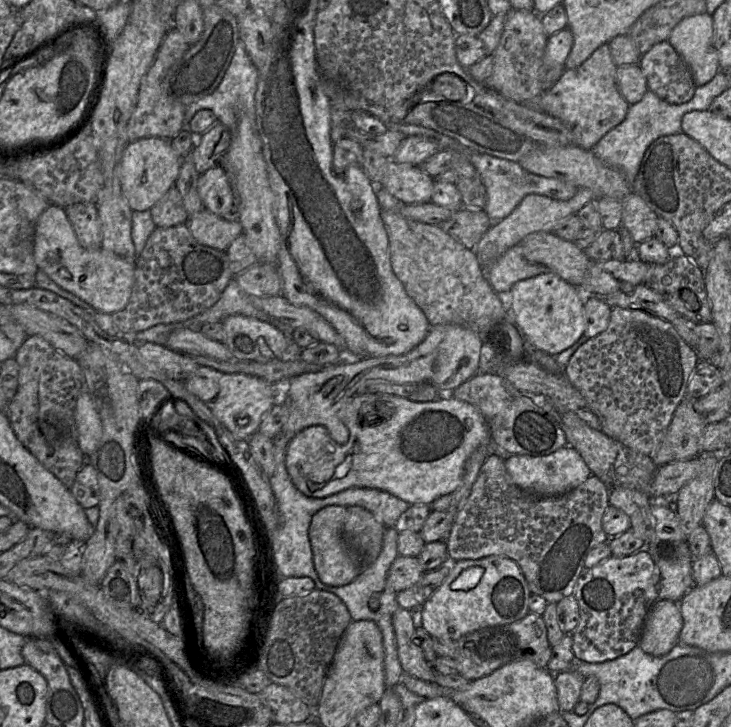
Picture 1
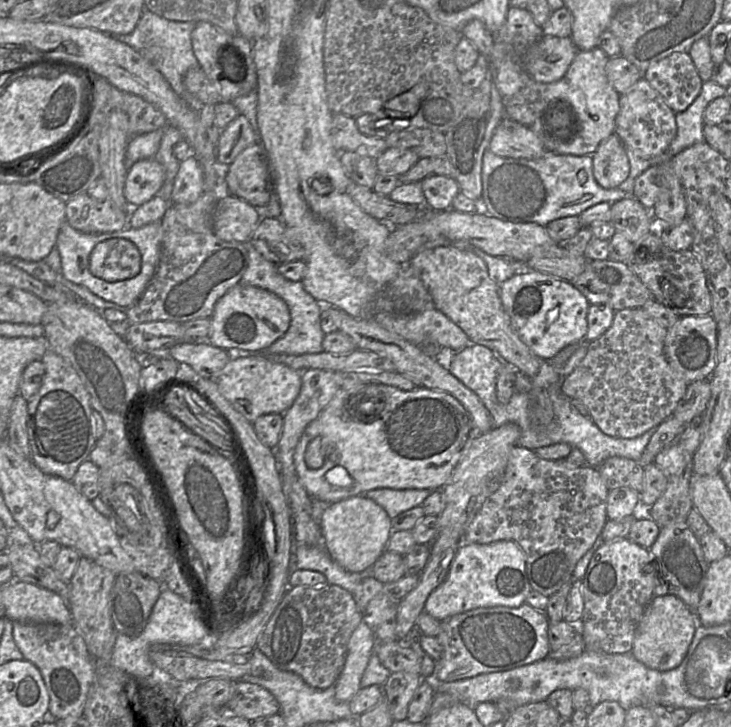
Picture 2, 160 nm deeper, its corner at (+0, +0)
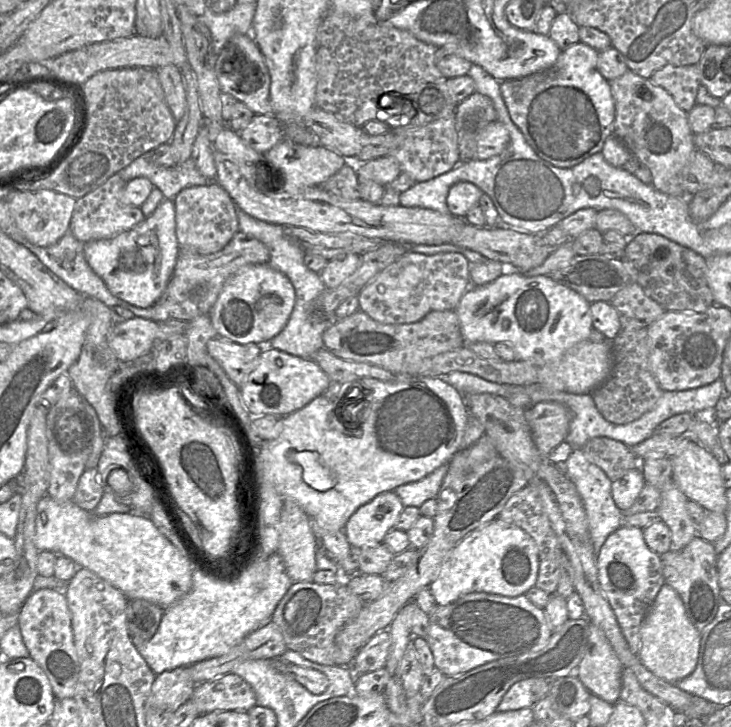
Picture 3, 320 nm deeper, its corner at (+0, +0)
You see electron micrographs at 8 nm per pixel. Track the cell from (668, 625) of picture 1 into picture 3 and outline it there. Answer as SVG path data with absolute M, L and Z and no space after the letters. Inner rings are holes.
M664 584L642 622L638 658L657 677L669 683L676 683L695 670L700 640L701 632L687 617L679 594L672 587Z

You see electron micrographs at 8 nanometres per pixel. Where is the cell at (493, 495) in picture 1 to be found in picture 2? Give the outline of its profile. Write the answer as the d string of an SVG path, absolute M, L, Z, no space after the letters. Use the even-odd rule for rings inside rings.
M515 446L510 451L503 483L485 500L465 530L463 543L489 544L501 540L517 543L525 554L526 572L532 590L549 598L574 579L578 561L600 536L608 520L608 492L597 468L574 465L566 459L545 460L535 450Z

